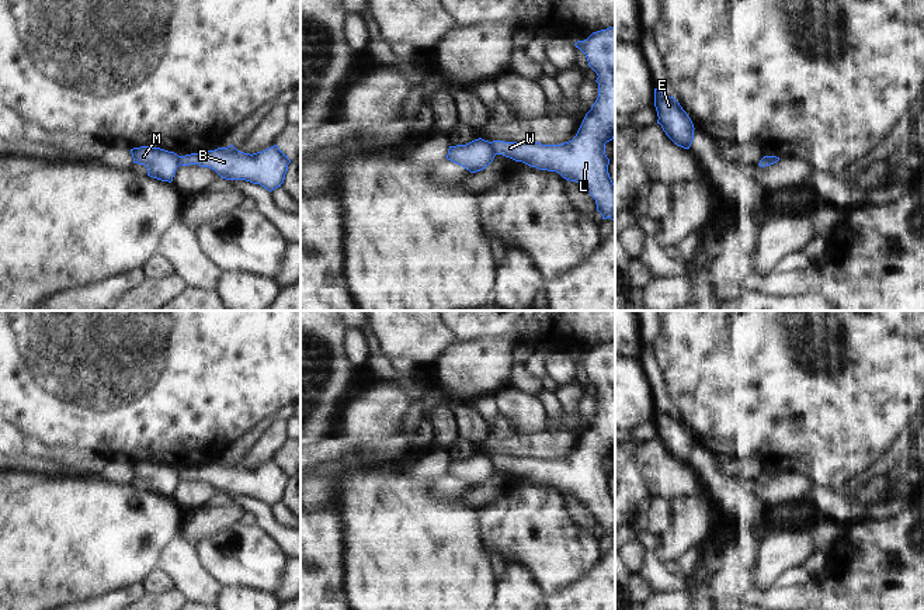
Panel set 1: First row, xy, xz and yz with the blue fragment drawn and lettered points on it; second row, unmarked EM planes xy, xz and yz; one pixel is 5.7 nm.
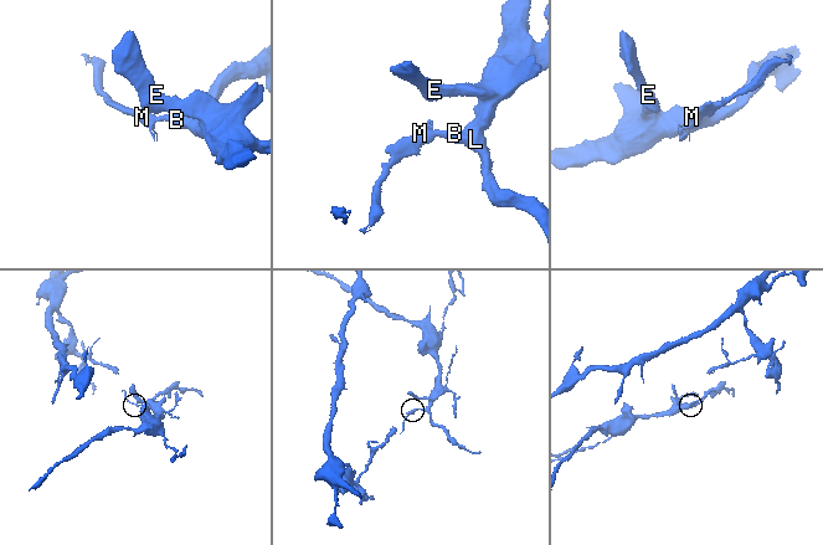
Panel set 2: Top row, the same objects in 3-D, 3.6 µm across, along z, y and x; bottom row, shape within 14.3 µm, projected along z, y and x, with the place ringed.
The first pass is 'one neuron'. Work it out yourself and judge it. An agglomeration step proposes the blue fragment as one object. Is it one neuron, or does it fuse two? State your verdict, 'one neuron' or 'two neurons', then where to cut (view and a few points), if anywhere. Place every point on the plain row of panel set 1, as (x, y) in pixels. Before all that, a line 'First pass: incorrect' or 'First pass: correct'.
First pass: incorrect
two neurons; cut xz (490, 457), (496, 468)

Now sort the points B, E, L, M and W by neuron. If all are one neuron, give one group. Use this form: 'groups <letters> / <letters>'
groups B E L W / M

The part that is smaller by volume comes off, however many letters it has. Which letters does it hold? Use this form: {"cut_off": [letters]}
{"cut_off": ["M"]}

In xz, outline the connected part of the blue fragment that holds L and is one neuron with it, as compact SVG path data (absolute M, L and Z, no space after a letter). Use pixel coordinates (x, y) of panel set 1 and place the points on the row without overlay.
M615 342L577 356L588 381L597 388L598 412L586 429L576 451L559 460L493 455L496 469L539 485L556 486L581 499L595 514L602 534L615 537L615 499L605 469L605 458L615 453Z

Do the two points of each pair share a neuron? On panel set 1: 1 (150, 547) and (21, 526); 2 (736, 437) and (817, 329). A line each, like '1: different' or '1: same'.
1: same
2: same

